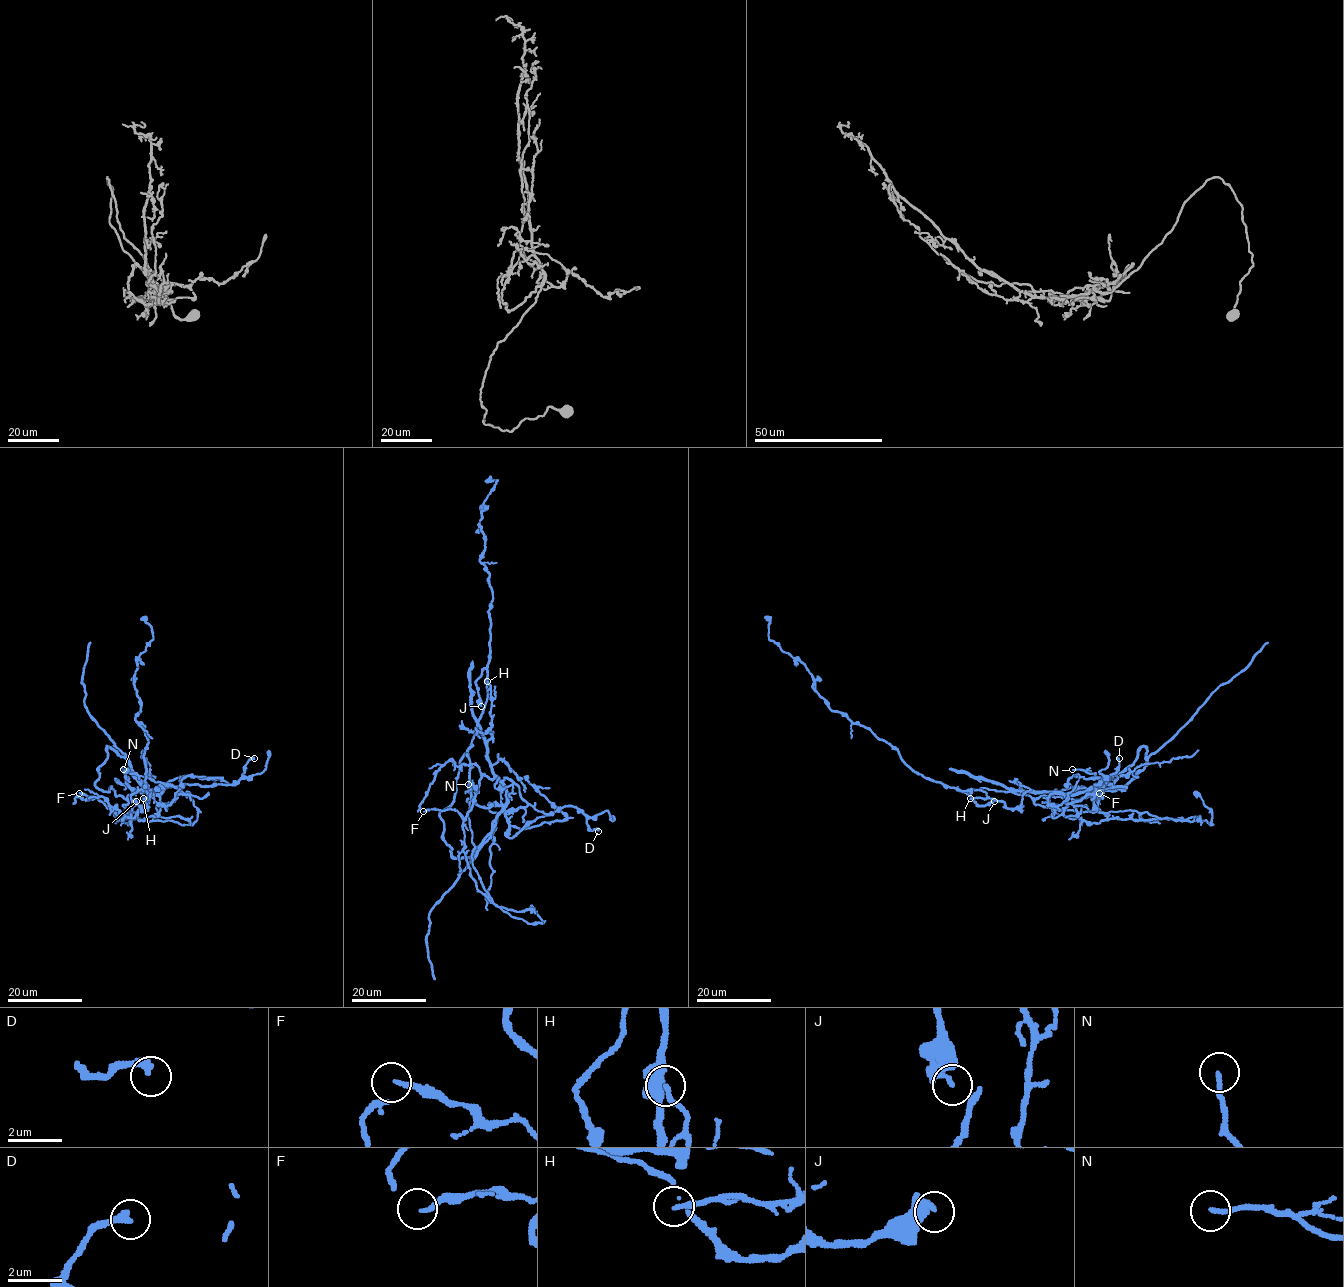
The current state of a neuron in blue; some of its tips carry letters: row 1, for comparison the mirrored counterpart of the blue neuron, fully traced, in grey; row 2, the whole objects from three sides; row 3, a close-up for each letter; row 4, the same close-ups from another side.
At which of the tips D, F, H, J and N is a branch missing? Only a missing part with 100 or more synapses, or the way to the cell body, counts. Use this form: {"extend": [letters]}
{"extend": []}

